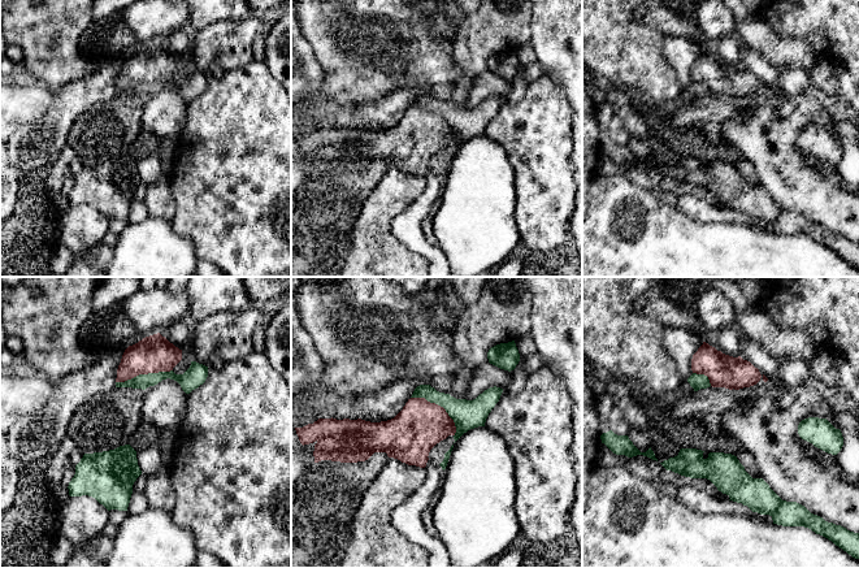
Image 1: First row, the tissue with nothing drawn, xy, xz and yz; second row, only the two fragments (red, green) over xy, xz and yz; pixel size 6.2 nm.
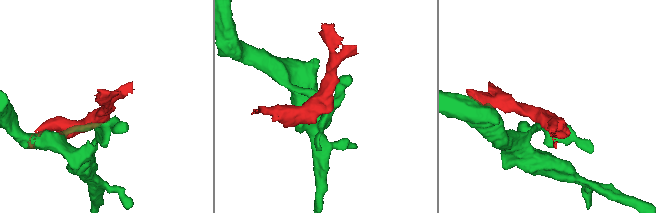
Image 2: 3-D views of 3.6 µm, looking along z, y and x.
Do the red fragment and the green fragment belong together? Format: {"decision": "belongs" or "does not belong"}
{"decision": "does not belong"}

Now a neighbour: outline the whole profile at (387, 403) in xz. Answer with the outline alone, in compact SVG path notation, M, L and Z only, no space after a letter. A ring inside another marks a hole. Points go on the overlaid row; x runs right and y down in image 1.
M430 376L400 380L379 393L357 396L356 404L363 413L376 415L387 421L403 409L417 386L430 385L430 380Z

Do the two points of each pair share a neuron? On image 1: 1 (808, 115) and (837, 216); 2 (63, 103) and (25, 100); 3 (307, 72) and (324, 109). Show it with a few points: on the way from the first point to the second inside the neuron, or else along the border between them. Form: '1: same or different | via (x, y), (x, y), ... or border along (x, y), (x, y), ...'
1: same | via (790, 139), (790, 169), (811, 190)
2: different | border along (53, 95), (48, 109), (35, 121)
3: same | via (307, 81), (307, 85), (322, 100)

